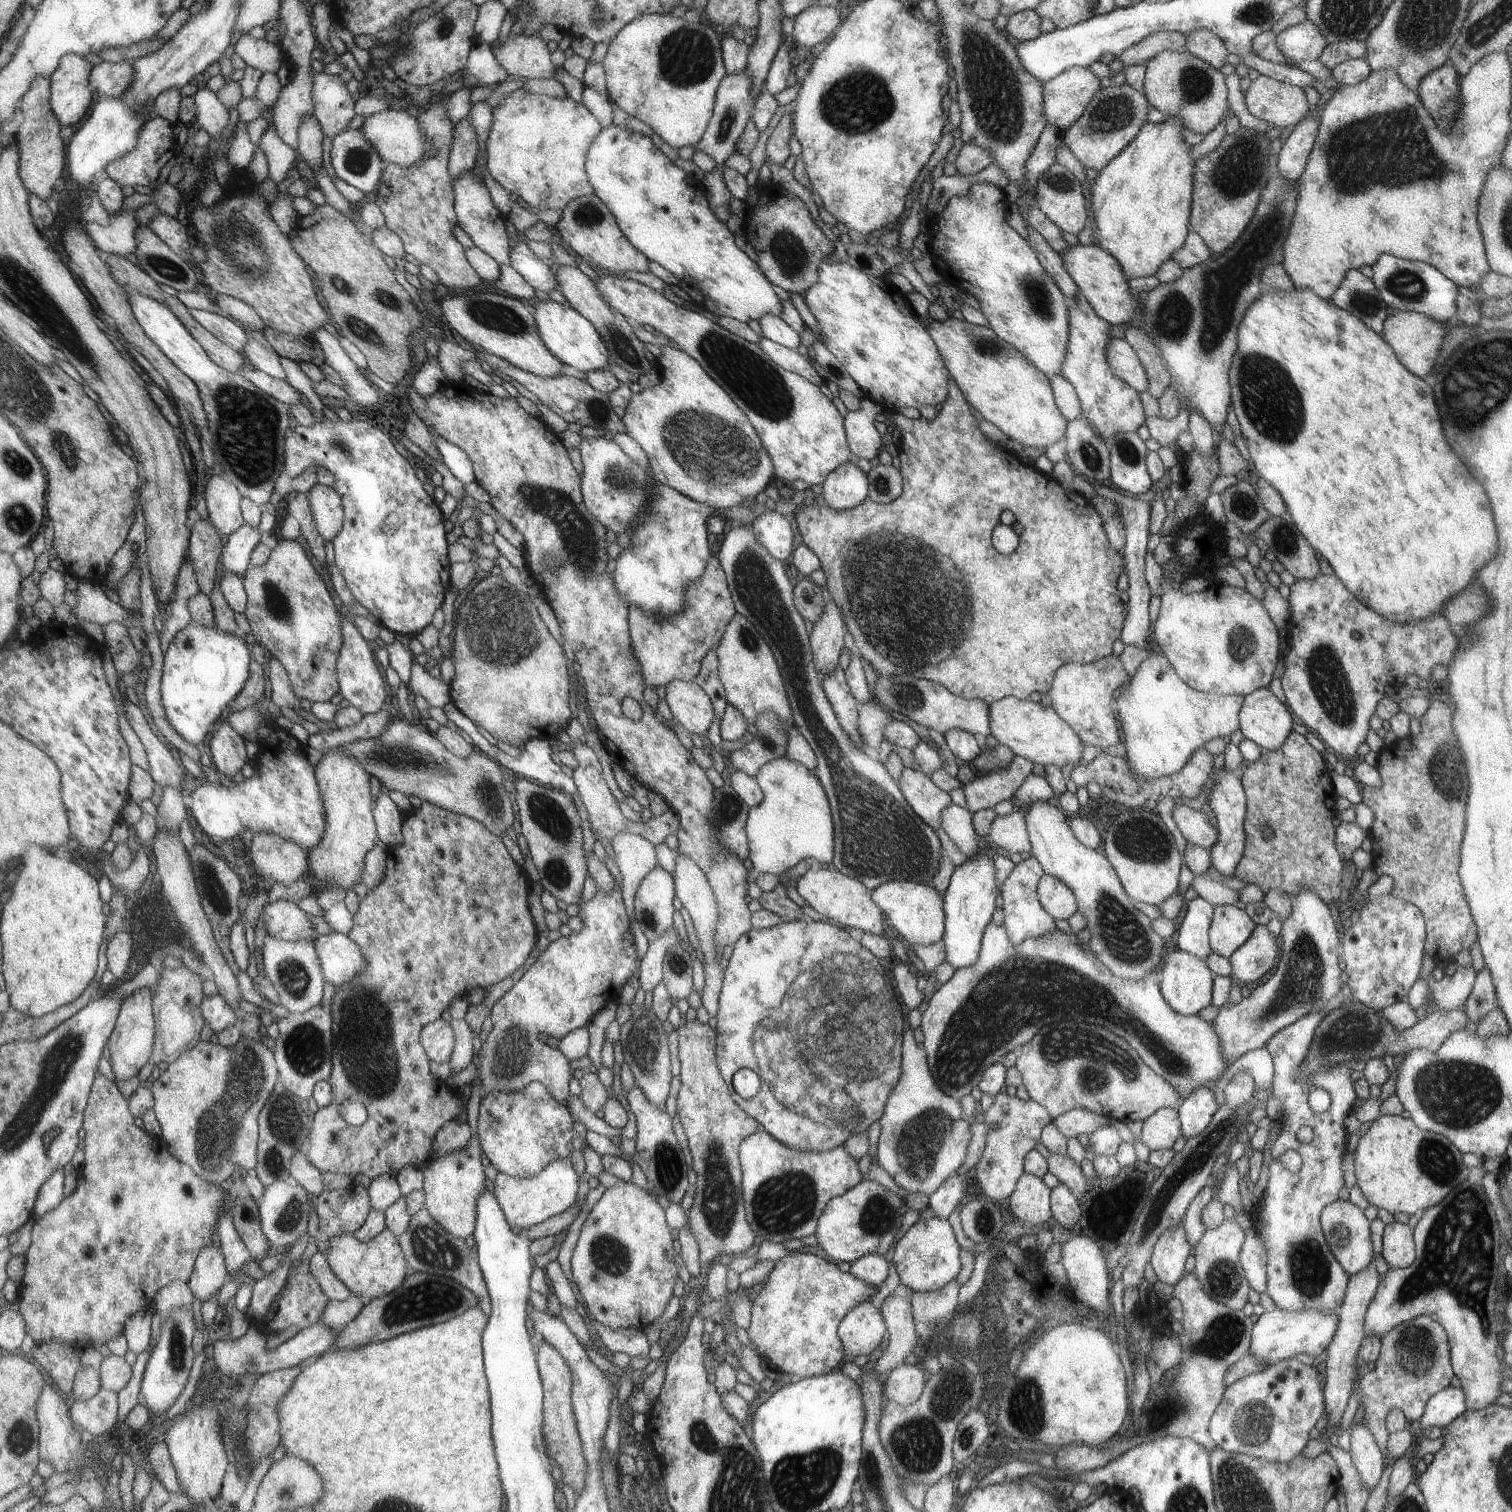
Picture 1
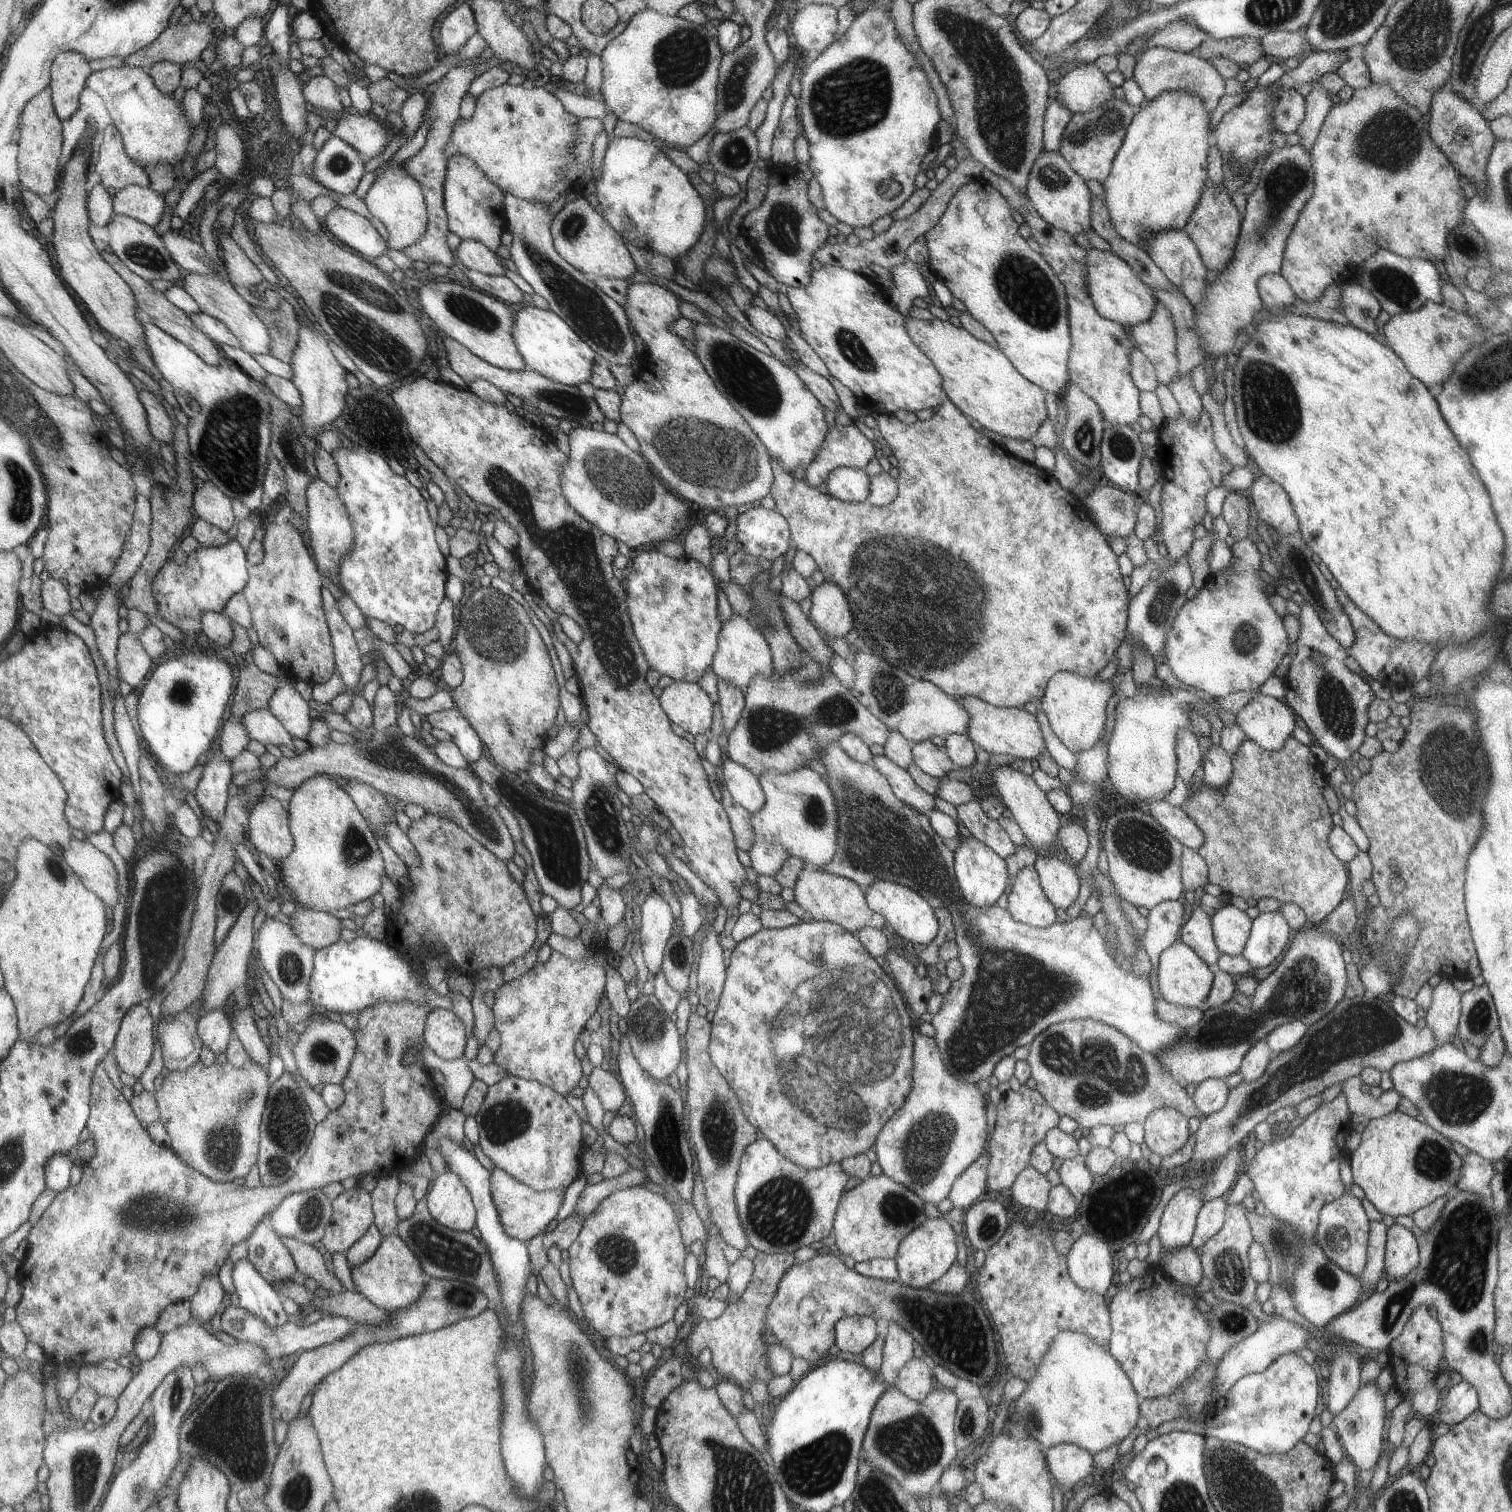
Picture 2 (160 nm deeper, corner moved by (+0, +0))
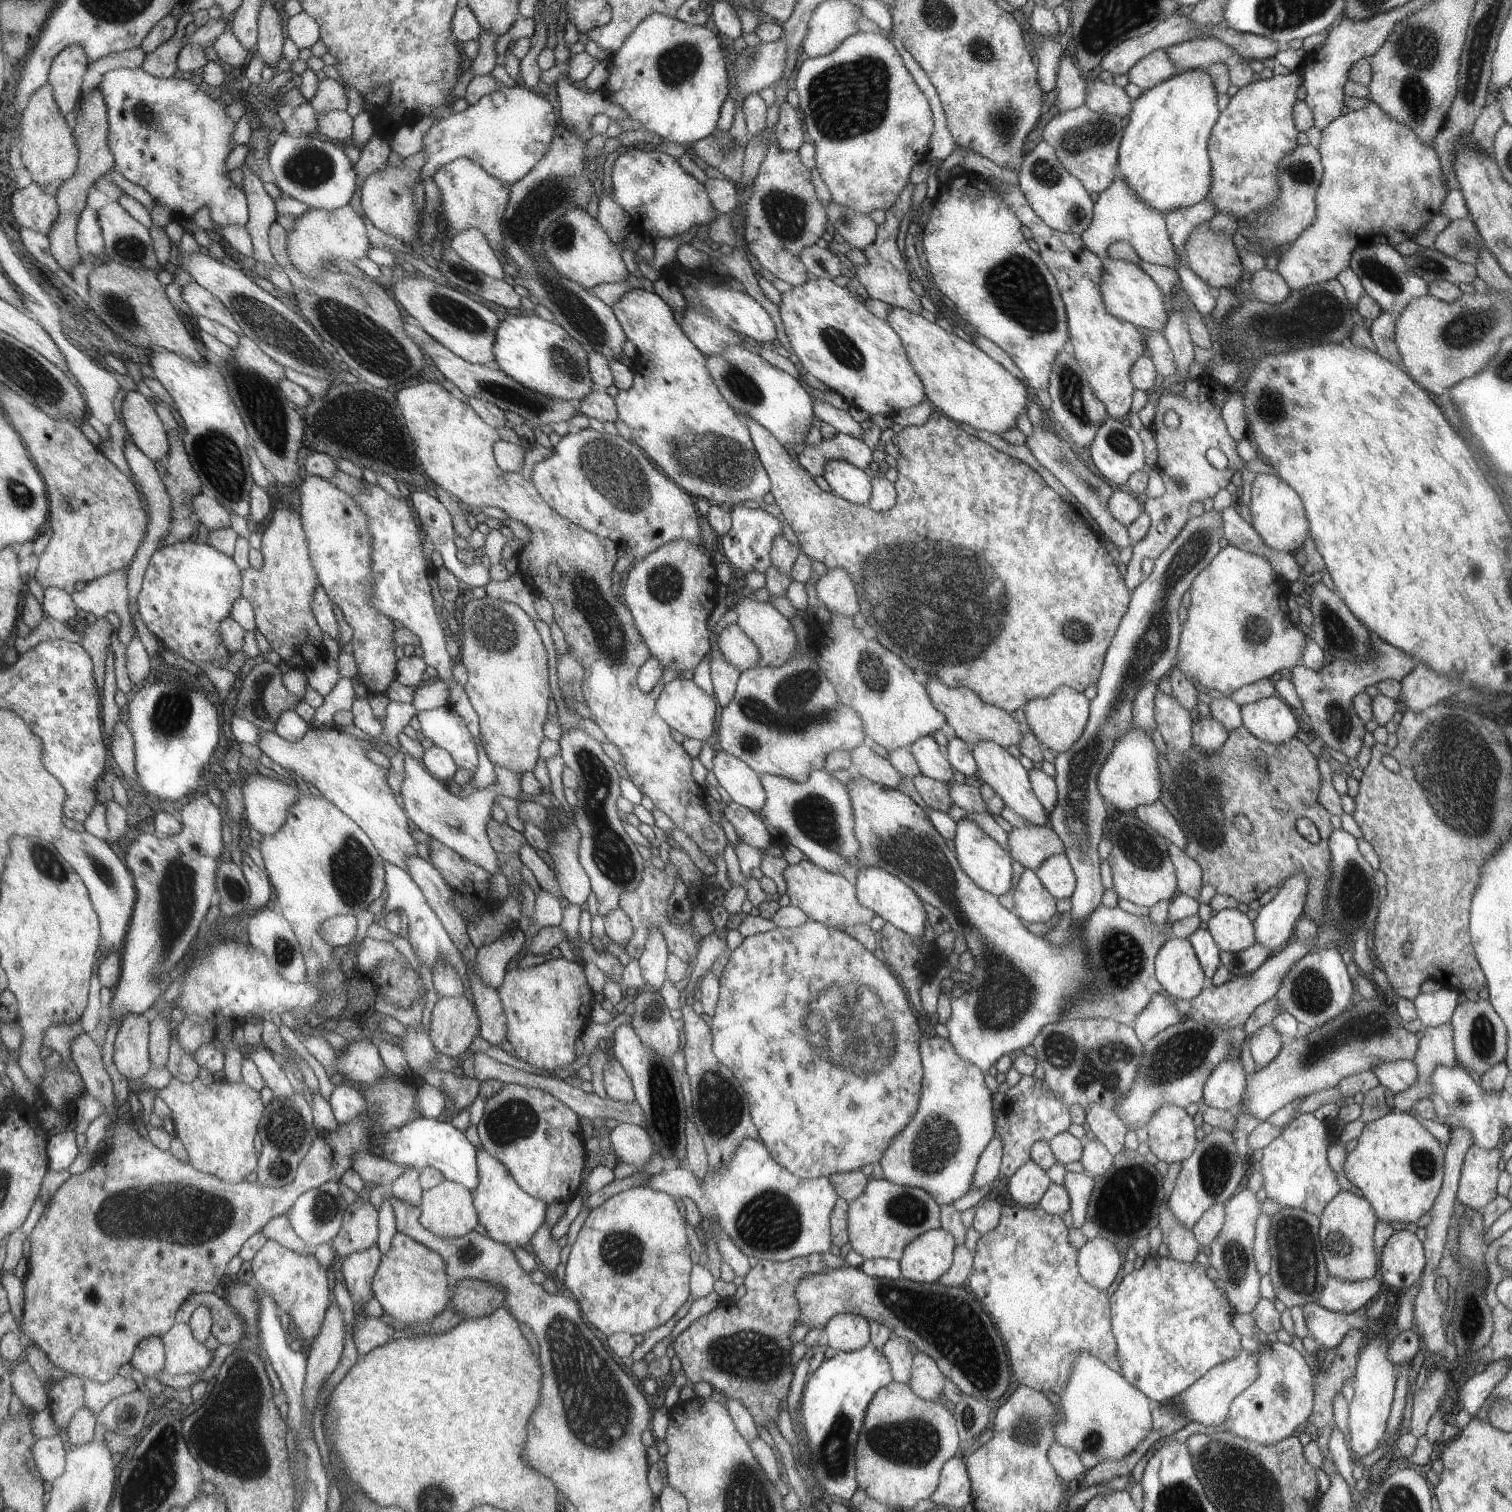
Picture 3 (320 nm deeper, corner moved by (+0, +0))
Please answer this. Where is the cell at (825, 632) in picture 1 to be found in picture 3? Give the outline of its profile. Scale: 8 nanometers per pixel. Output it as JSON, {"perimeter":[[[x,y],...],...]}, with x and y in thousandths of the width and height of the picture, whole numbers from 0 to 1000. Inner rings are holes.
{"perimeter":[[[558,376],[547,376],[546,380],[540,383],[538,390],[541,397],[550,407],[552,405],[563,409],[569,401],[565,386]]]}

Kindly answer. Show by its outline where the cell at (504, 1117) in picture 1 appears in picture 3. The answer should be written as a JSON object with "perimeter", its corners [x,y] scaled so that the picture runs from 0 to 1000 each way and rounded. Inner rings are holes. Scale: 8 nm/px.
{"perimeter":[[[337,716],[331,722],[322,728],[319,738],[315,743],[317,755],[326,765],[328,765],[343,781],[349,790],[360,794],[362,797],[372,794],[376,796],[383,788],[386,782],[386,774],[390,762],[386,756],[386,747],[383,743],[384,738],[378,734],[369,726],[356,720],[342,716]]]}

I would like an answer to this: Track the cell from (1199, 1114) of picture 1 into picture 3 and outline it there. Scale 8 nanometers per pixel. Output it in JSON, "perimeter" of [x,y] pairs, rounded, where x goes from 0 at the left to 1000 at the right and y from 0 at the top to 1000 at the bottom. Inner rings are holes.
{"perimeter":[[[815,695],[800,709],[795,720],[794,729],[803,733],[817,733],[824,720],[824,714],[819,696]]]}

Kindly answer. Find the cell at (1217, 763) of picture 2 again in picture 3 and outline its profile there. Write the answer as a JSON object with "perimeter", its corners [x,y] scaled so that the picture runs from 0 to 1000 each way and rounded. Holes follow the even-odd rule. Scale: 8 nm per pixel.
{"perimeter":[[[793,473],[788,478],[788,492],[796,498],[805,497],[812,488],[812,483],[801,473]]]}

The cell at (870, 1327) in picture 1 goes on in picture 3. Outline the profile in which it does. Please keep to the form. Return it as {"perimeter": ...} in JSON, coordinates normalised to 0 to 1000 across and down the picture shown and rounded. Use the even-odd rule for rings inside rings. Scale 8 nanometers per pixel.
{"perimeter":[[[555,868],[544,879],[547,889],[553,894],[565,894],[575,888],[575,874],[568,869]]]}

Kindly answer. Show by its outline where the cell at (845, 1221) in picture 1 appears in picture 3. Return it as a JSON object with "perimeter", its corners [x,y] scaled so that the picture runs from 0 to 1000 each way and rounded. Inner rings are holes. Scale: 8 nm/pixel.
{"perimeter":[[[575,780],[571,788],[561,795],[561,821],[571,833],[594,834],[597,832],[597,827],[608,817],[622,812],[622,799],[615,789],[610,786],[595,784],[587,780]]]}

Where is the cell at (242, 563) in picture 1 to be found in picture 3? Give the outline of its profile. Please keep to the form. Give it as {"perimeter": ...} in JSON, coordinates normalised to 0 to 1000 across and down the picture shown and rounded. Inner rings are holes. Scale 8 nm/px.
{"perimeter":[[[120,358],[116,360],[106,361],[99,369],[99,372],[91,394],[91,405],[97,414],[115,432],[125,437],[131,442],[132,440],[142,440],[149,442],[153,431],[148,425],[146,419],[146,412],[153,407],[156,397],[160,395],[161,378],[155,372],[155,368],[145,365],[138,360]]]}

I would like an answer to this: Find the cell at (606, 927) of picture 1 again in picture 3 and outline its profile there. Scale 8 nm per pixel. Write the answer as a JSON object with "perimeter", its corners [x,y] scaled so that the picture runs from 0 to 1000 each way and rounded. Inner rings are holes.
{"perimeter":[[[363,634],[352,640],[341,640],[334,645],[333,650],[329,653],[336,673],[336,688],[341,695],[341,700],[362,708],[374,706],[382,700],[380,689],[391,675],[394,657],[388,649],[387,640],[384,635]]]}

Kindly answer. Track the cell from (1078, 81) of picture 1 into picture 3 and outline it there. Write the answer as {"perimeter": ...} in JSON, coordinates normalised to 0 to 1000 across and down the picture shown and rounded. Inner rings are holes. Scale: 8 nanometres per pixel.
{"perimeter":[[[727,52],[718,56],[717,69],[725,75],[732,75],[743,78],[749,73],[749,66],[737,55],[733,56]]]}

